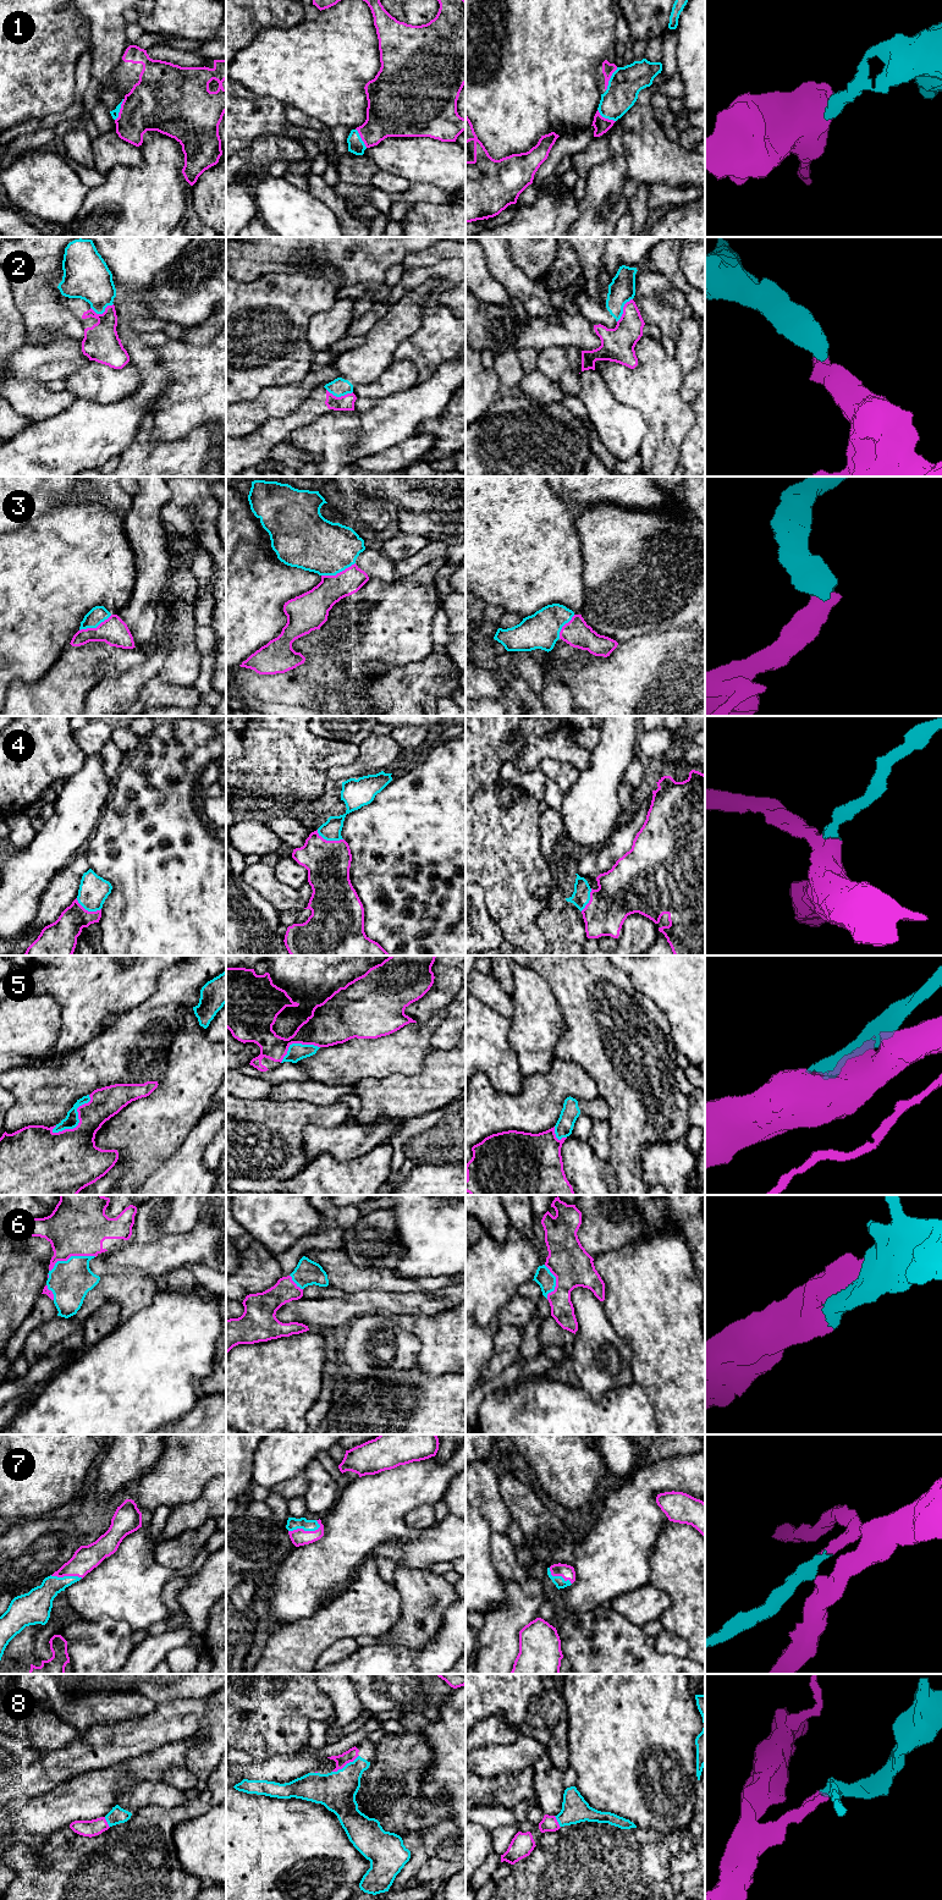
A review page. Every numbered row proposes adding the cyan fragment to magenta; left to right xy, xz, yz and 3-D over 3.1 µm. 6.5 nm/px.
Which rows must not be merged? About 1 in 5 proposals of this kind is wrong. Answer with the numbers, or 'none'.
2

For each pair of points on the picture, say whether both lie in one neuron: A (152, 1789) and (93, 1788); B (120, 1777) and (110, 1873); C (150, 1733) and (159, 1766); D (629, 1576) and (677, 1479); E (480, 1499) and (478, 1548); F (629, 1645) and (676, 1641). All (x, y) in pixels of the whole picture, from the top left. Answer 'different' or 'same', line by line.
A: different
B: different
C: different
D: same
E: different
F: different

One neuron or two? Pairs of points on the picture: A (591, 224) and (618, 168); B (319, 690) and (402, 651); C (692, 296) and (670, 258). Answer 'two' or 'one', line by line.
A: one
B: one
C: one

